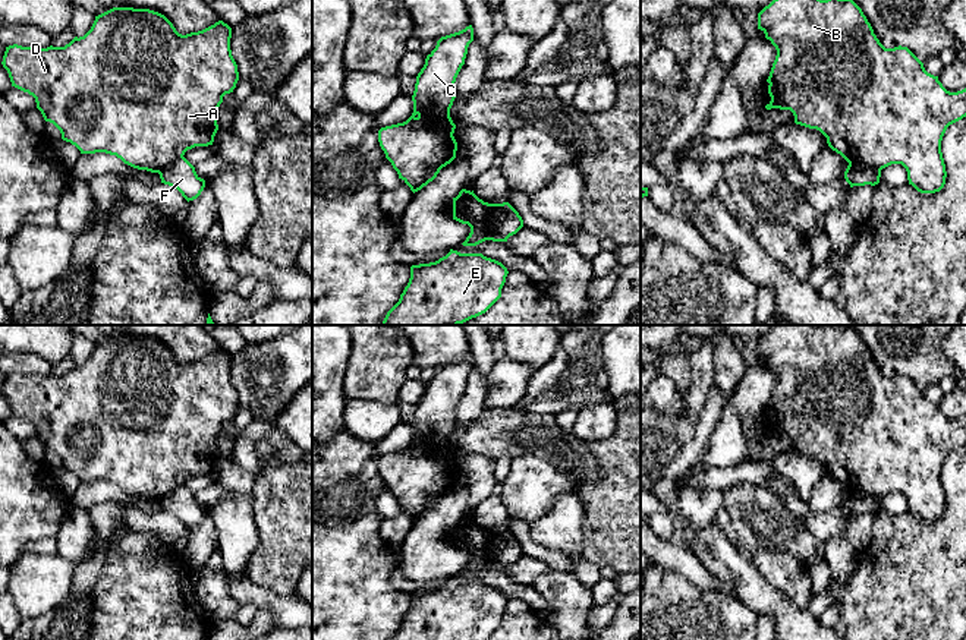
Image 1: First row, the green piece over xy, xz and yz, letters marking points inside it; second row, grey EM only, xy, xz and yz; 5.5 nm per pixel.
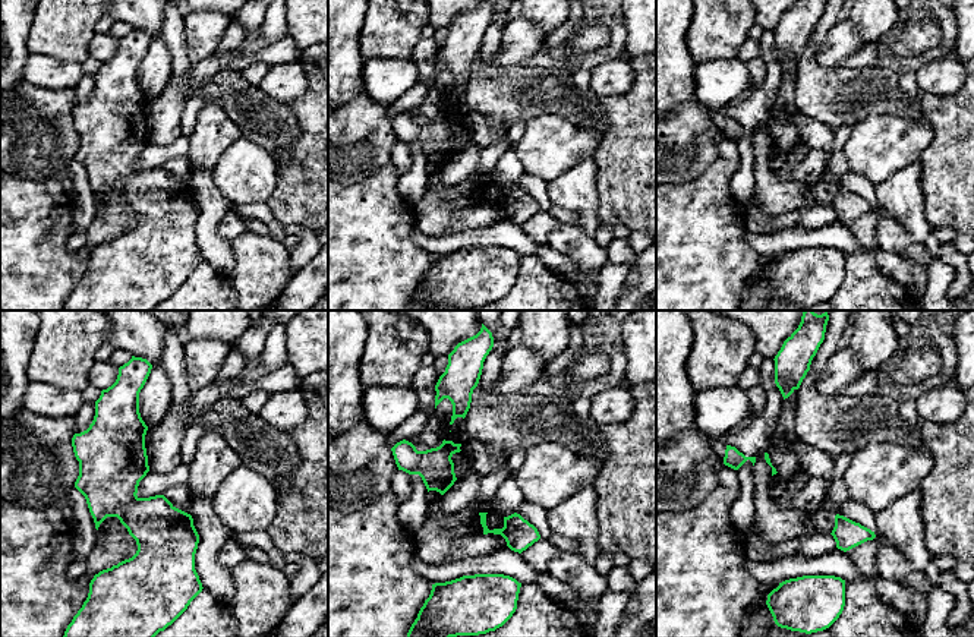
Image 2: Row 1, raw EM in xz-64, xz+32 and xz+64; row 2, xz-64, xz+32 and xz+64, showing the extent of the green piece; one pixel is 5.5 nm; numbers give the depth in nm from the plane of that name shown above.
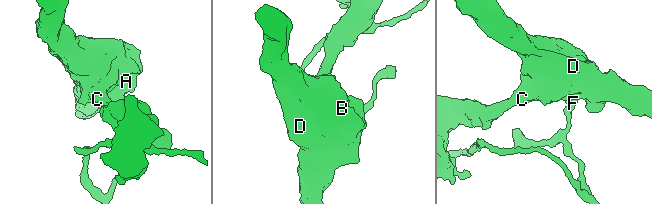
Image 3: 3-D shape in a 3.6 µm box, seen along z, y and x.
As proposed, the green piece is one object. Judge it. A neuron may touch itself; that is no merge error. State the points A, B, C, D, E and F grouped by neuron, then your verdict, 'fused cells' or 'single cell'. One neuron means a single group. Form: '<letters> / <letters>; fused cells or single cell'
A B C D E / F; fused cells

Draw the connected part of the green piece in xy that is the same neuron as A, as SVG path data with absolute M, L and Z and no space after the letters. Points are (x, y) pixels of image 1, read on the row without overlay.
M113 335L98 344L84 365L75 365L64 375L6 375L3 395L12 414L35 426L45 450L53 451L62 467L75 473L81 482L106 480L125 492L160 501L188 477L213 473L218 458L217 438L226 422L239 409L237 392L230 378L232 356L223 349L182 363L161 341L150 337Z

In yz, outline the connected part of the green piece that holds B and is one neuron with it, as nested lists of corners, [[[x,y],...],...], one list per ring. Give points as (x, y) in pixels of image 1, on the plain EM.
[[[775,325],[758,341],[758,357],[777,378],[767,407],[771,425],[767,438],[790,438],[796,453],[819,458],[828,475],[849,494],[882,498],[891,492],[902,492],[907,499],[909,513],[918,520],[935,521],[944,516],[947,499],[941,469],[950,453],[966,445],[966,416],[950,420],[938,404],[925,398],[923,391],[907,375],[885,376],[852,327]]]

